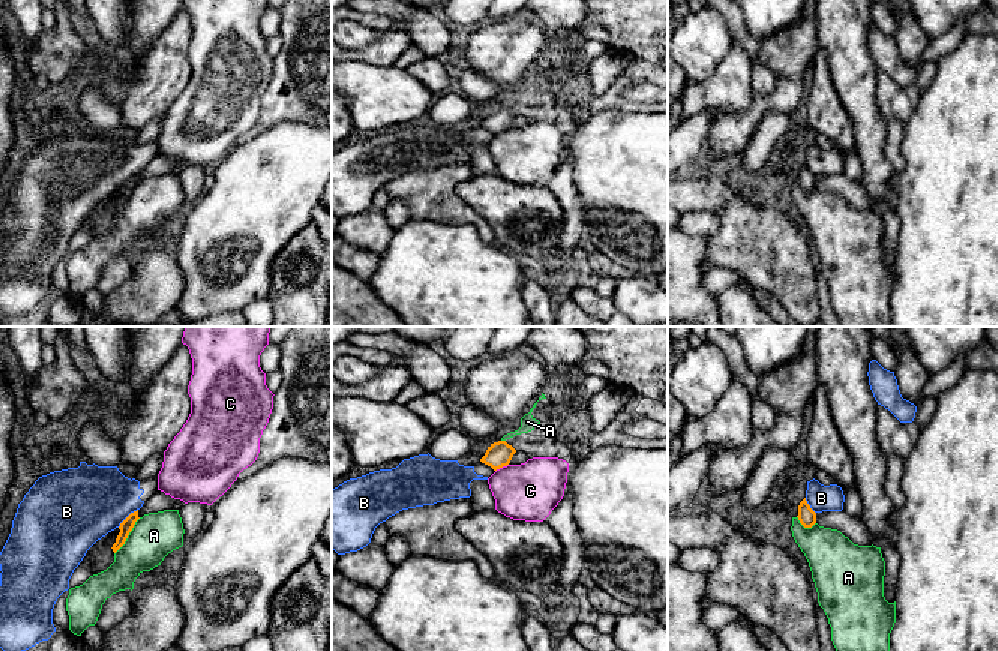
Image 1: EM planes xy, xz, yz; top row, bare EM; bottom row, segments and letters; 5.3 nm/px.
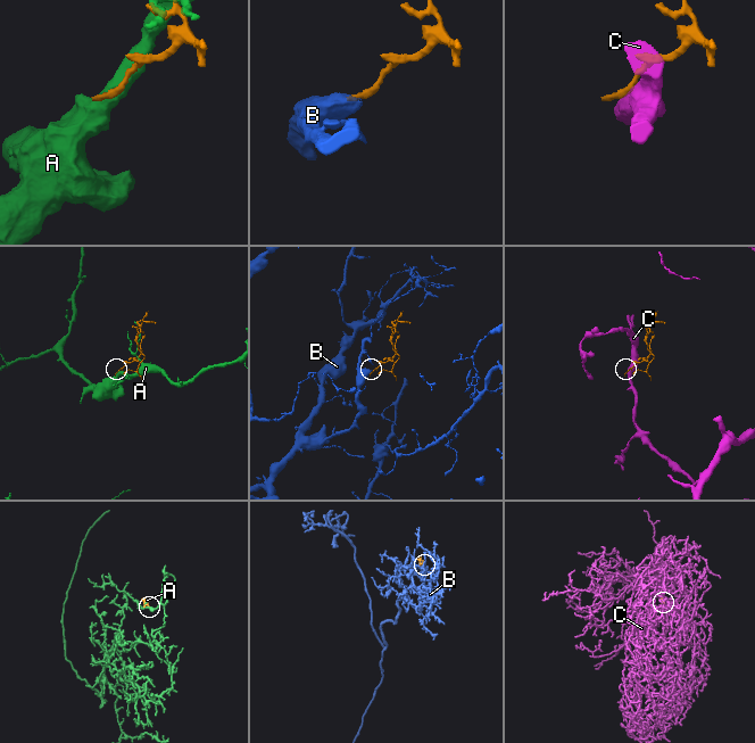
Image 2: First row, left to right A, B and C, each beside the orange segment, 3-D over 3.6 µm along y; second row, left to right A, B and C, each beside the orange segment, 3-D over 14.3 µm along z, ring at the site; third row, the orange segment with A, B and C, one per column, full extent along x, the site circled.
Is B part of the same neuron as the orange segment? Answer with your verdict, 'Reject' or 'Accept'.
Reject

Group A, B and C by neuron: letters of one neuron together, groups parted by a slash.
A / B / C

